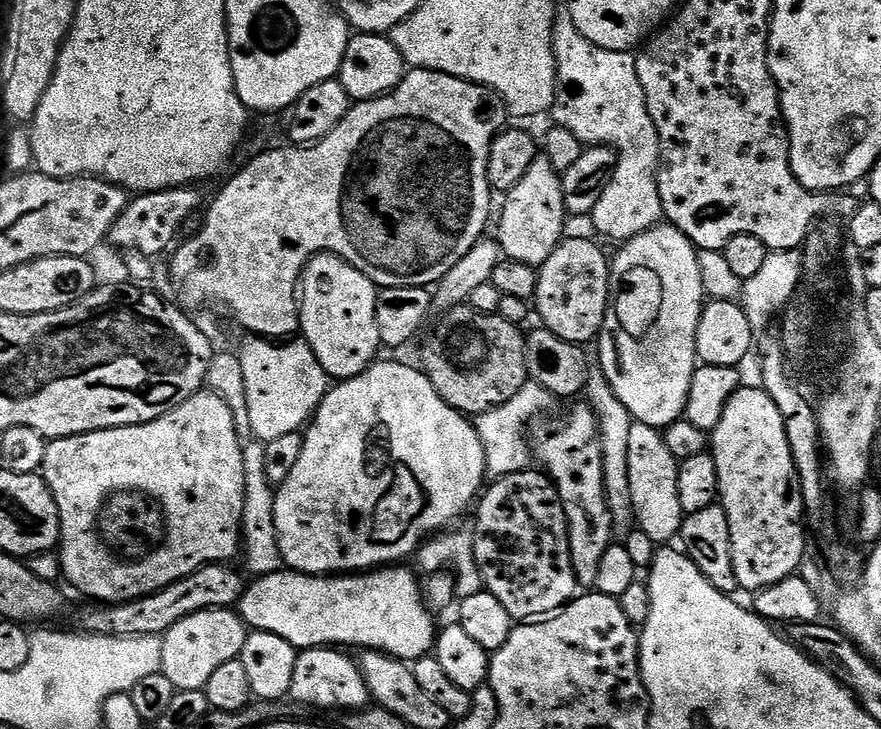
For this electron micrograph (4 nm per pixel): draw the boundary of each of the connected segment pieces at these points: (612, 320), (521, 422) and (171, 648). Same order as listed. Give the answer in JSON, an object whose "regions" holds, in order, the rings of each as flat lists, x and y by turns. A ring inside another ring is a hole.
{"regions":[[[667,222,646,230,642,234,638,234,633,240,623,241,619,245,619,248,620,253,617,254,616,260,614,256,610,264,611,275,615,277,614,295,611,297,608,309,604,315,604,321,600,327,600,335,598,337,602,370,605,371,606,382,610,382,610,386,614,390,618,402,622,402,622,406,626,406,626,410,632,415,633,421,645,423,646,426,663,430,684,416,684,408,688,405,688,395,690,394,690,382,698,367,696,331,698,330,698,322,700,321,701,314,704,312,706,303,704,287,702,286,702,274,698,274,698,249,691,240,686,238,686,234,682,234]],[[529,382,522,386,522,390,518,390,518,394,514,394,514,398,510,398,510,402,502,402,489,412,475,417,476,433,482,442,484,466,489,477,499,478,515,472,523,472,531,465,528,463,533,463,534,456,530,451,529,437,526,435,529,431,528,423,535,416,550,411,552,404,554,397,545,388]],[[207,608,190,614,164,633,160,671,170,678,177,692,203,690,218,666,239,657,242,646,246,646,249,631,239,611,232,608]]]}

